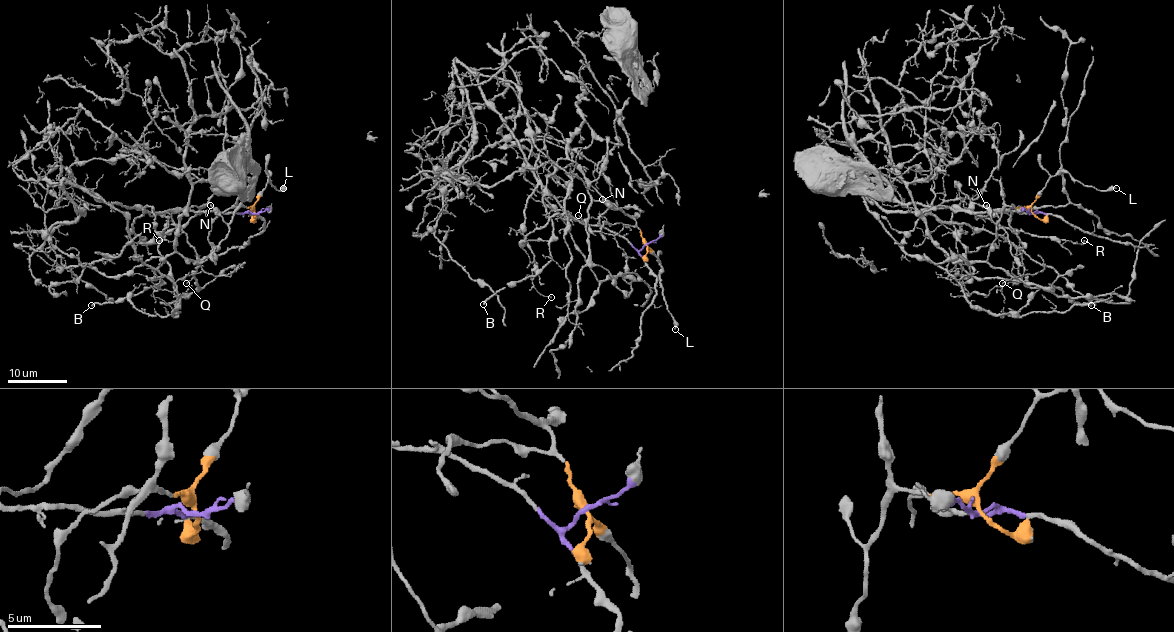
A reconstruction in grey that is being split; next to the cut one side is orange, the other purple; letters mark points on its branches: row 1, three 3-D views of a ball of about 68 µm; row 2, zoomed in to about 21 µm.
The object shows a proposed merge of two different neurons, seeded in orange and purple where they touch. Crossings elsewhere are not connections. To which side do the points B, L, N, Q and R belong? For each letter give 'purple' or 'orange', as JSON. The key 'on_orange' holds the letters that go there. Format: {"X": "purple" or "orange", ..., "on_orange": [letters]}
{"B": "orange", "L": "orange", "N": "orange", "Q": "orange", "R": "purple", "on_orange": ["B", "L", "N", "Q"]}

